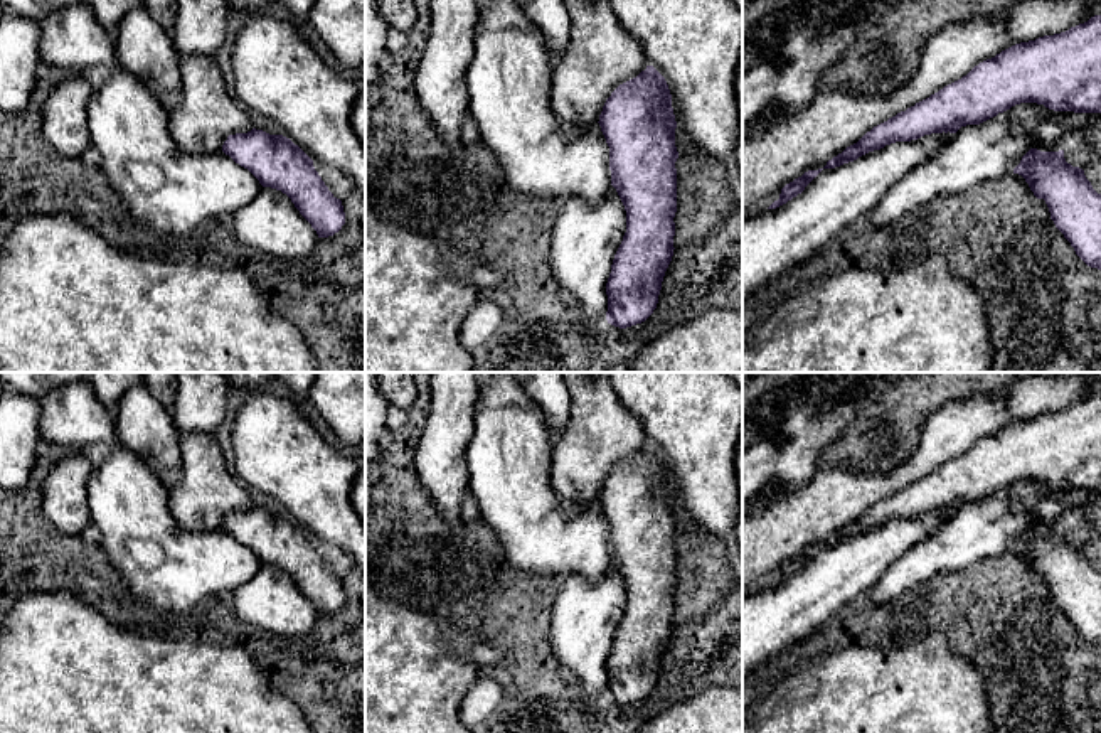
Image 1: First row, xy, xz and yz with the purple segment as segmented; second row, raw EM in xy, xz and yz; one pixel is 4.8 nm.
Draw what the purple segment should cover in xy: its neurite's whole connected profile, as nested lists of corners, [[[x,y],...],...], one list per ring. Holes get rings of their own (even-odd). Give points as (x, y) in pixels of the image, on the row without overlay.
[[[253,506],[229,512],[222,529],[247,546],[263,564],[286,571],[318,615],[333,613],[345,602],[342,578],[328,568],[313,538],[290,516]]]

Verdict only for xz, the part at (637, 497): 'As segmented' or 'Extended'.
As segmented

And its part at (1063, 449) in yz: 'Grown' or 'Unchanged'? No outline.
Unchanged

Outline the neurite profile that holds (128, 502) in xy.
[[[120,445],[103,463],[93,467],[88,484],[91,521],[101,532],[99,544],[120,573],[138,607],[155,615],[187,615],[212,598],[229,598],[263,566],[259,558],[222,527],[194,532],[182,529],[170,512],[168,487],[133,452]]]

